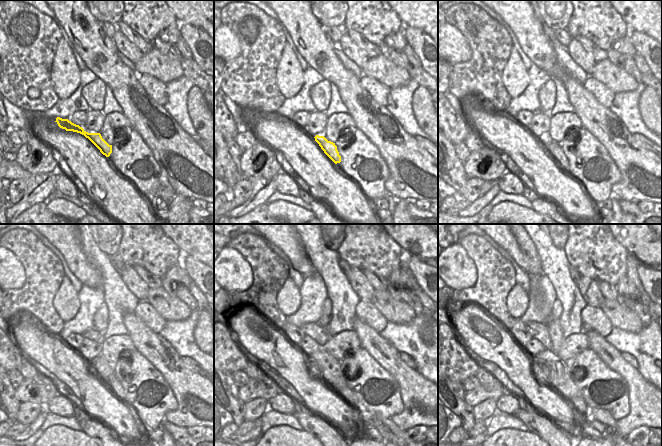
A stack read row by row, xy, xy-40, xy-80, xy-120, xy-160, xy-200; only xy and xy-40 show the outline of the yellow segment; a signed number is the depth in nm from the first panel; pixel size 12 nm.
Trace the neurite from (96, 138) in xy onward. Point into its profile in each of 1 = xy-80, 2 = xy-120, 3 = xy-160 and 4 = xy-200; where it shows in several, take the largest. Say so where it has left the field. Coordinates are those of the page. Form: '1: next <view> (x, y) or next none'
1: next xy-80 (553, 148)
2: next xy-120 (113, 383)
3: next xy-160 (345, 393)
4: next xy-200 (578, 402)

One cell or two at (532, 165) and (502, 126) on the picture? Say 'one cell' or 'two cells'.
one cell

